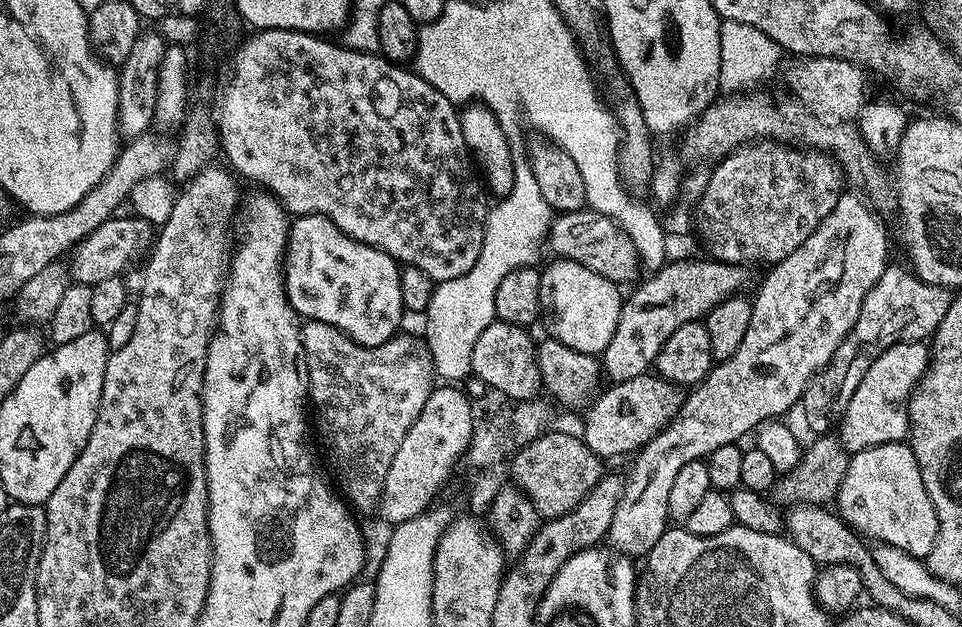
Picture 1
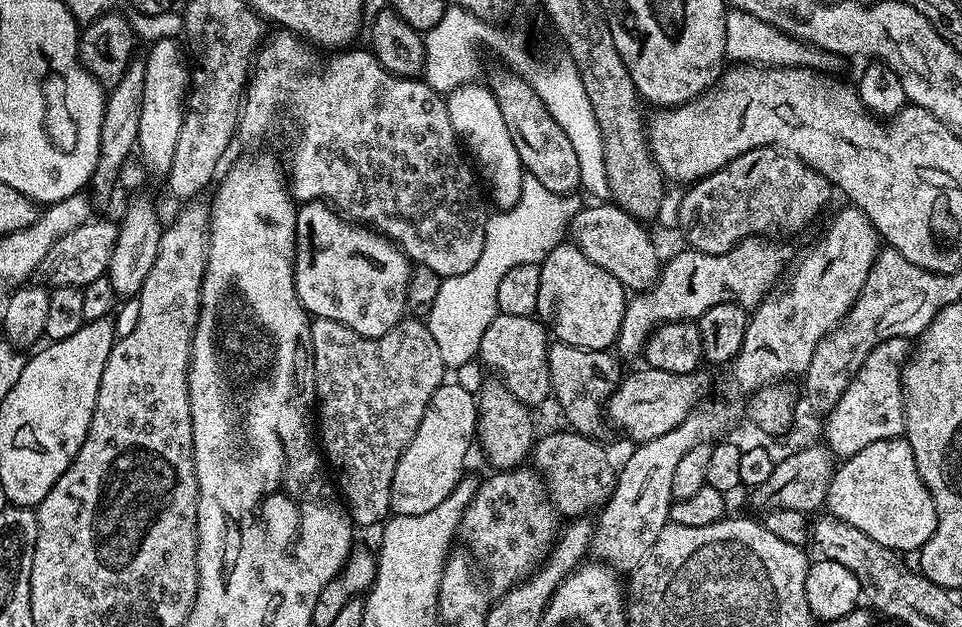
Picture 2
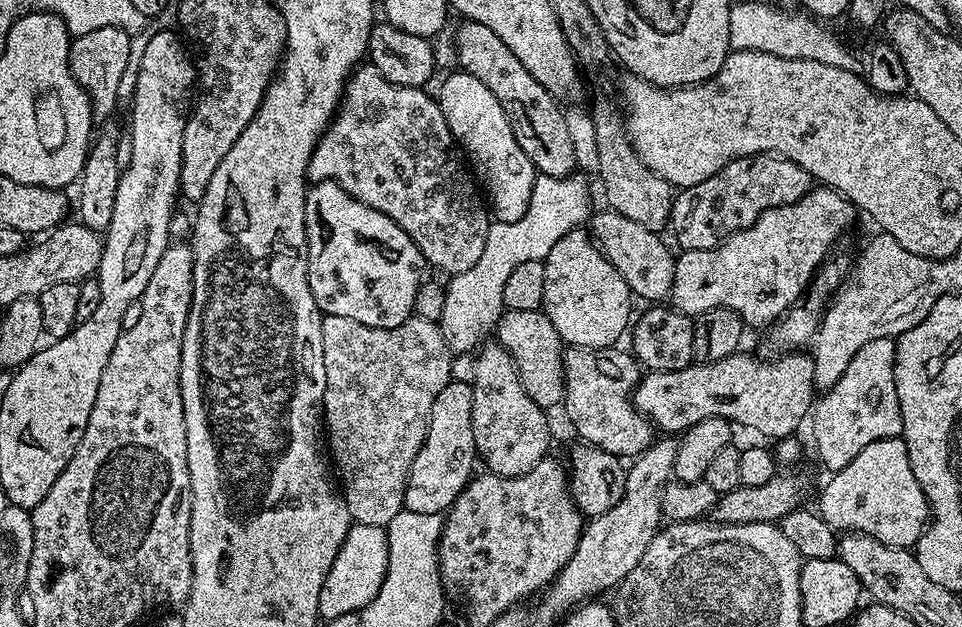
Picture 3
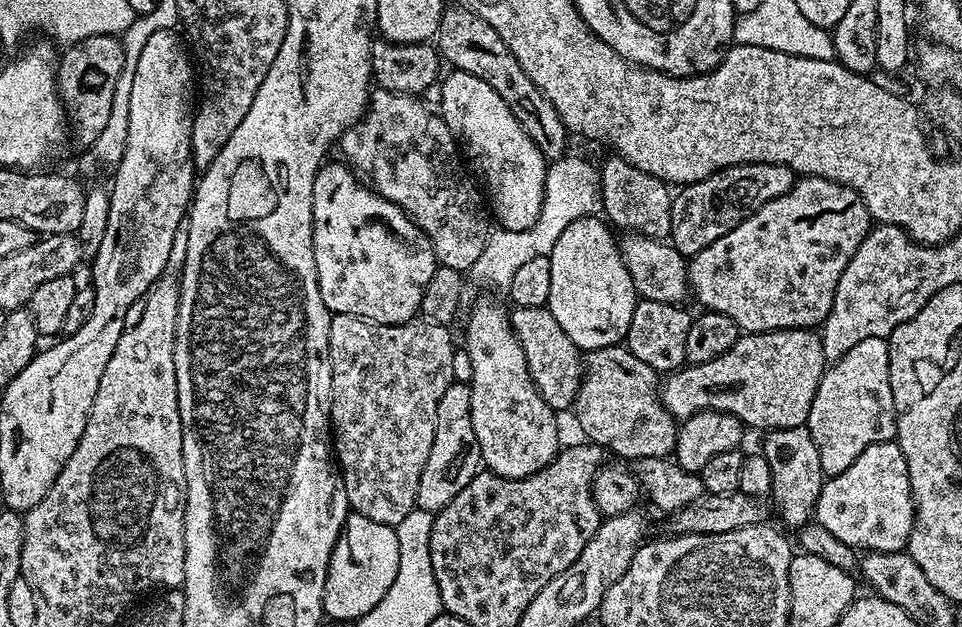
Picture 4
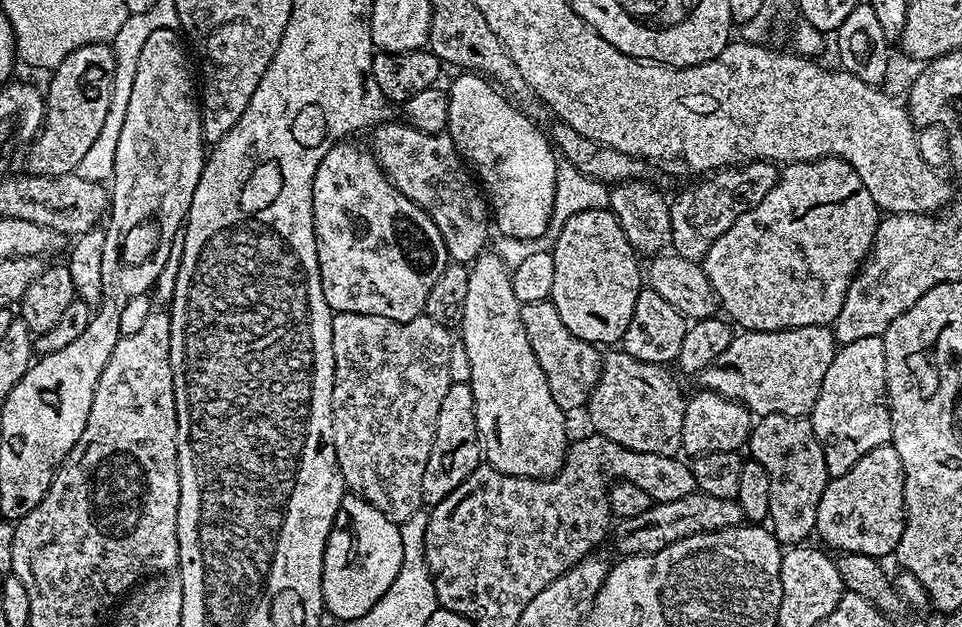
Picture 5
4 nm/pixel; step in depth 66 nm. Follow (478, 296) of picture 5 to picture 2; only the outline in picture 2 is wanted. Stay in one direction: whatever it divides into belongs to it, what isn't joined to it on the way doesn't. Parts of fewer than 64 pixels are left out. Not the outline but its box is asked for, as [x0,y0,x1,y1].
[476,378,538,470]

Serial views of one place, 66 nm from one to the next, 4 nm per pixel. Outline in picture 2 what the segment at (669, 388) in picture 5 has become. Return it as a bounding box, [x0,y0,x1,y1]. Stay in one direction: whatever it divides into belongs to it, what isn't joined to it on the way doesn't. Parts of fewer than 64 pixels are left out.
[548,342,622,436]

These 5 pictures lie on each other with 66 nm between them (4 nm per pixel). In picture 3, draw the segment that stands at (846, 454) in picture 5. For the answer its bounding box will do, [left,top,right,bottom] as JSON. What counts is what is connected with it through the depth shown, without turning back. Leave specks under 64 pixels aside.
[810,336,903,473]

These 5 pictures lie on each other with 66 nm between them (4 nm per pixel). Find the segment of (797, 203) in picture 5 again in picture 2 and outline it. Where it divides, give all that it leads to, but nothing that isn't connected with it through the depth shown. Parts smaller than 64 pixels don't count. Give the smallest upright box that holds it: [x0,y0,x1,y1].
[615,236,789,357]

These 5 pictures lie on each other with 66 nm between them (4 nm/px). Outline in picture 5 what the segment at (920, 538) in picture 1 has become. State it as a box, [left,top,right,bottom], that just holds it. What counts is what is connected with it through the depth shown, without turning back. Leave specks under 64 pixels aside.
[816,443,904,558]

